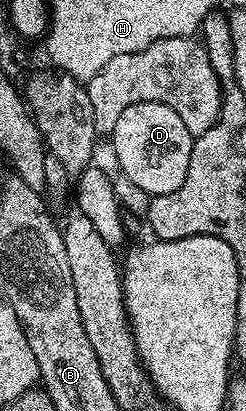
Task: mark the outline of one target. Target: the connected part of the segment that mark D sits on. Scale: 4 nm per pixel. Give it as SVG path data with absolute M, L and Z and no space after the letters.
M139 102L127 106L127 110L119 114L119 122L115 122L111 139L116 167L124 170L127 178L141 190L150 194L179 190L187 176L195 138L171 106L163 106L163 102Z

